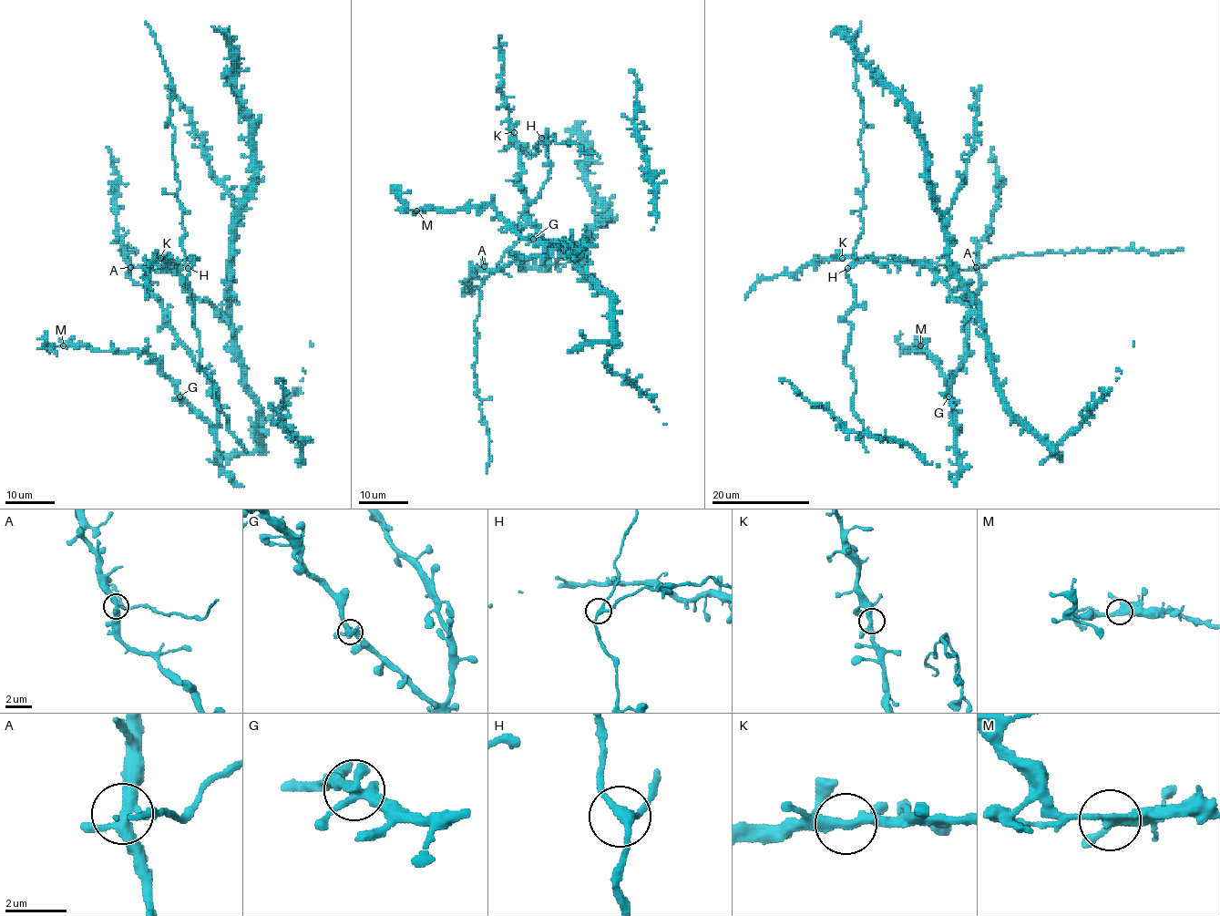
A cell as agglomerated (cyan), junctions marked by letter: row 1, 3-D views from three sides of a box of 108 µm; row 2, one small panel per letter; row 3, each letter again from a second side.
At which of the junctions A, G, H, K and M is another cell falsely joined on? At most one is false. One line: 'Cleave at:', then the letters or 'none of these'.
Cleave at: none of these

